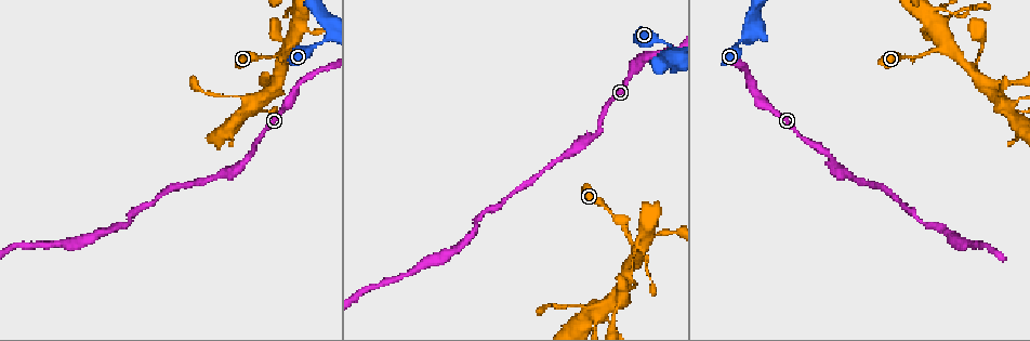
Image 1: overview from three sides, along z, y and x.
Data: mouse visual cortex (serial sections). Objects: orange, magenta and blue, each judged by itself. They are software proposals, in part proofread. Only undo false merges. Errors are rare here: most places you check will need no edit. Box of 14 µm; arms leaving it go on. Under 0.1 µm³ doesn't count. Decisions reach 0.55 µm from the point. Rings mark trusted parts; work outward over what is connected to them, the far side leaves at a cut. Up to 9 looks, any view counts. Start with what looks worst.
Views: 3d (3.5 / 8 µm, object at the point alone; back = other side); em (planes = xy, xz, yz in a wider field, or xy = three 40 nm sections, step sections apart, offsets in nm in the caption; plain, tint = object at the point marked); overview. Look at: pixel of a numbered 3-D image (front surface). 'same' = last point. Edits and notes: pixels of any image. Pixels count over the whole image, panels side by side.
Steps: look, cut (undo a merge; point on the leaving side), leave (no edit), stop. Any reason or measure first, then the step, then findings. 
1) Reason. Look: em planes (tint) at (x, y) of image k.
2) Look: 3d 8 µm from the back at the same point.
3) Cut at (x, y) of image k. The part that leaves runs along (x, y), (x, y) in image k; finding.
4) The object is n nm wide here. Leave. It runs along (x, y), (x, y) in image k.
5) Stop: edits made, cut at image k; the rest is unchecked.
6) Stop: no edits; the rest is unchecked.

Four arms meet. Look: 3d 3.5 µm at (598, 311) of image 1.

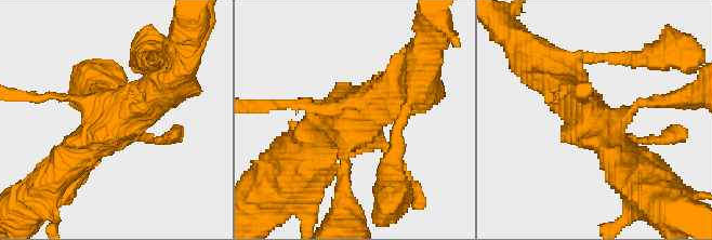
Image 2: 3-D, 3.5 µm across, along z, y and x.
Look: em xy step 2 (tint) at (106, 122) of image 2.

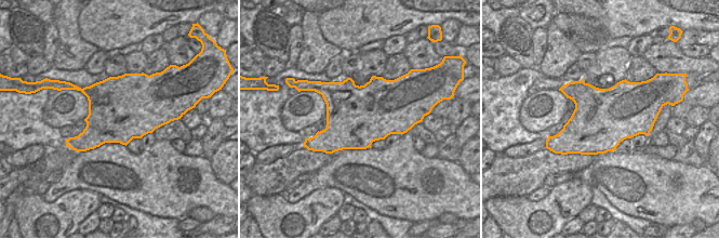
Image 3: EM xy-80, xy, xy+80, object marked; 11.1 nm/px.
Cut it another way. Look: em planes (tint) at the same point.

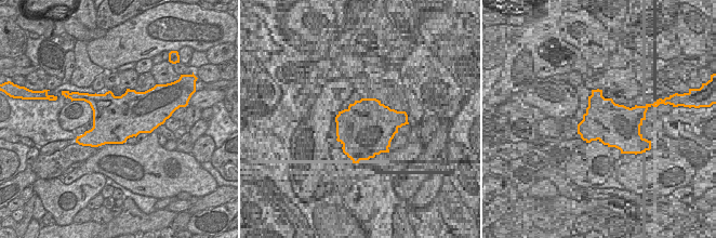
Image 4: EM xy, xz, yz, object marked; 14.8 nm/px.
Leave. It runs along (172, 80), (115, 117), (68, 167) in image 2; continuous, no second cell.

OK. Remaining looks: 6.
Abrupt turn. Look: 3d 3.5 µm at (932, 30) of image 1.

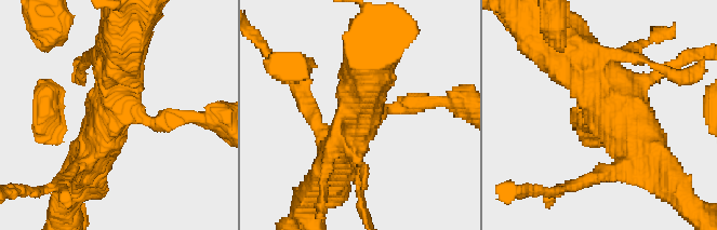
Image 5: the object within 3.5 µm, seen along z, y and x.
Shape alone is not enough. Look: em xy step 5 (tint) at (129, 110) of image 5.

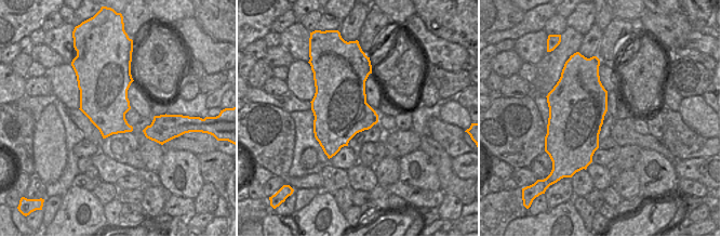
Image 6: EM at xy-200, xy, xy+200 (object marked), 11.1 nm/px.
The object is 600 nm wide here. Leave. It runs along (638, 162), (599, 72), (569, 50) in image 5; continuous, no second cell.

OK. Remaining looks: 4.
Sudden change in width. Look: 3d 3.5 µm at (669, 46) of image 1.

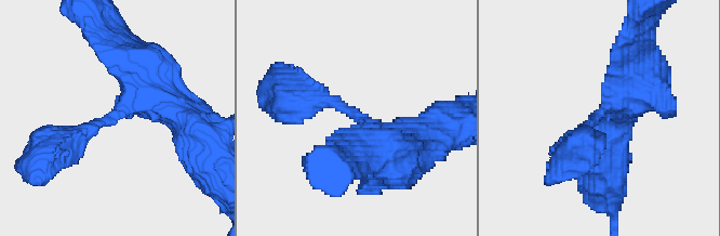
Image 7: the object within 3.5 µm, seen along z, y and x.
The arms are 350, 600 nm wide. Look: em xy step 5 (tint) at (357, 119) of image 7.

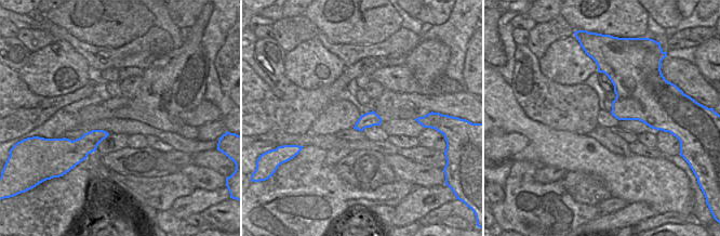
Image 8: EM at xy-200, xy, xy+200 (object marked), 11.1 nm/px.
Look: em xy step 2 (tint) at the same point.

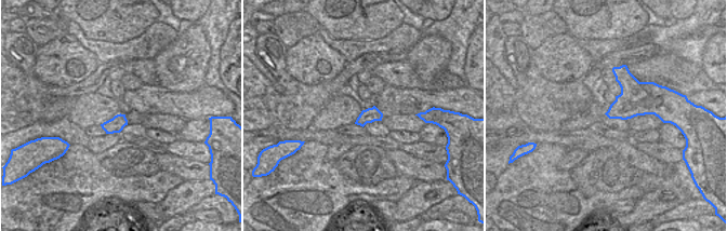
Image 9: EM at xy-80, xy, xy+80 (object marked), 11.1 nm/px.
The object is 160 nm wide here. Leave. It runs along (56, 144), (140, 94), (136, 61) in image 7; one cell here.

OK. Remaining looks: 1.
Stop: no edits; the rest is unchecked.

